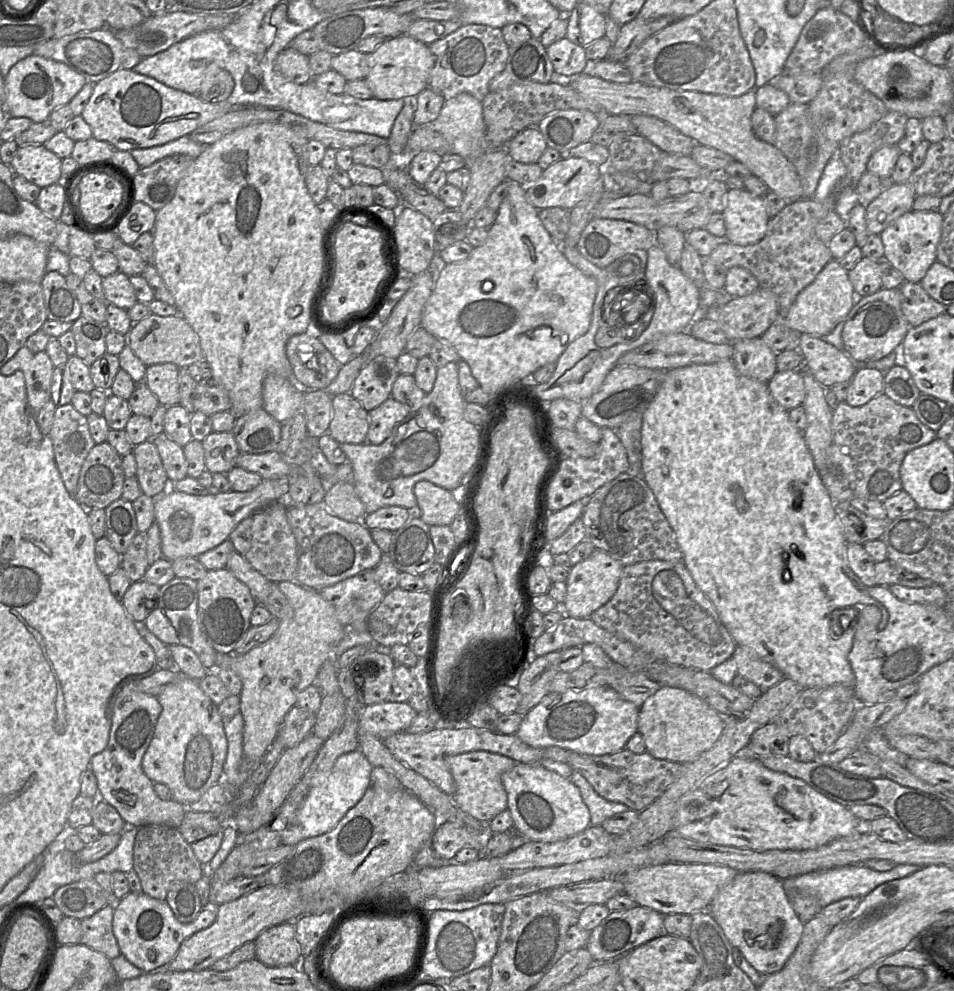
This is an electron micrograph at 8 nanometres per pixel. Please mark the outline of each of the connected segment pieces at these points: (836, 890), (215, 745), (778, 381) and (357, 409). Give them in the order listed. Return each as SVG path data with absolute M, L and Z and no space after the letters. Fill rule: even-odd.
M859 863L849 866L817 870L807 874L786 878L782 880L782 884L787 895L791 892L812 895L817 898L821 908L824 908L825 906L843 898L863 898L879 885L891 880L907 877L918 870L918 868L918 866L912 864L896 864L896 866L889 871L877 871Z
M179 677L157 696L162 706L153 739L142 759L142 768L153 783L169 787L173 800L186 806L197 802L213 785L222 780L227 756L224 722L212 700L199 683Z
M801 369L777 371L767 385L775 401L787 411L804 402L806 392Z
M349 392L332 396L332 418L328 433L340 444L365 443L369 416L361 403Z

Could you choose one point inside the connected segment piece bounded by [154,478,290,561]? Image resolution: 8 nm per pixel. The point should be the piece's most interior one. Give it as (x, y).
(190, 525)

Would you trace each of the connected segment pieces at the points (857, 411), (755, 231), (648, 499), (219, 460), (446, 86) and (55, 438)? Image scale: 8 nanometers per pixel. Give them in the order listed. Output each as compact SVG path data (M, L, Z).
M885 393L872 398L859 407L841 402L832 411L832 443L828 449L826 464L819 473L824 486L837 505L849 504L854 498L884 502L902 490L900 466L905 455L911 450L929 444L936 438L936 432L922 424L911 407L902 406L891 400Z
M746 189L728 190L722 214L728 242L738 245L758 243L767 232L770 217L765 197L758 197Z
M639 472L620 474L586 500L581 516L586 539L623 566L649 560L681 562L683 554L658 502Z
M211 432L202 442L205 452L205 467L211 473L227 474L236 466L240 454L231 432Z
M482 24L460 25L456 31L429 44L429 48L435 57L435 64L428 87L445 100L468 93L483 101L490 92L490 82L505 68L509 57L509 46L502 30Z
M69 403L57 407L48 436L51 438L57 468L68 493L75 496L82 465L96 445L87 417Z

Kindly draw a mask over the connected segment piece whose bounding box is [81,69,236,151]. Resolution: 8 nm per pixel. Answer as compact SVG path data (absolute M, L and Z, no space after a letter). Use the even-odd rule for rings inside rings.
M119 69L93 85L93 92L81 116L90 125L92 137L129 151L163 145L219 118L236 106L228 101L211 103L197 94L171 88L133 69Z

